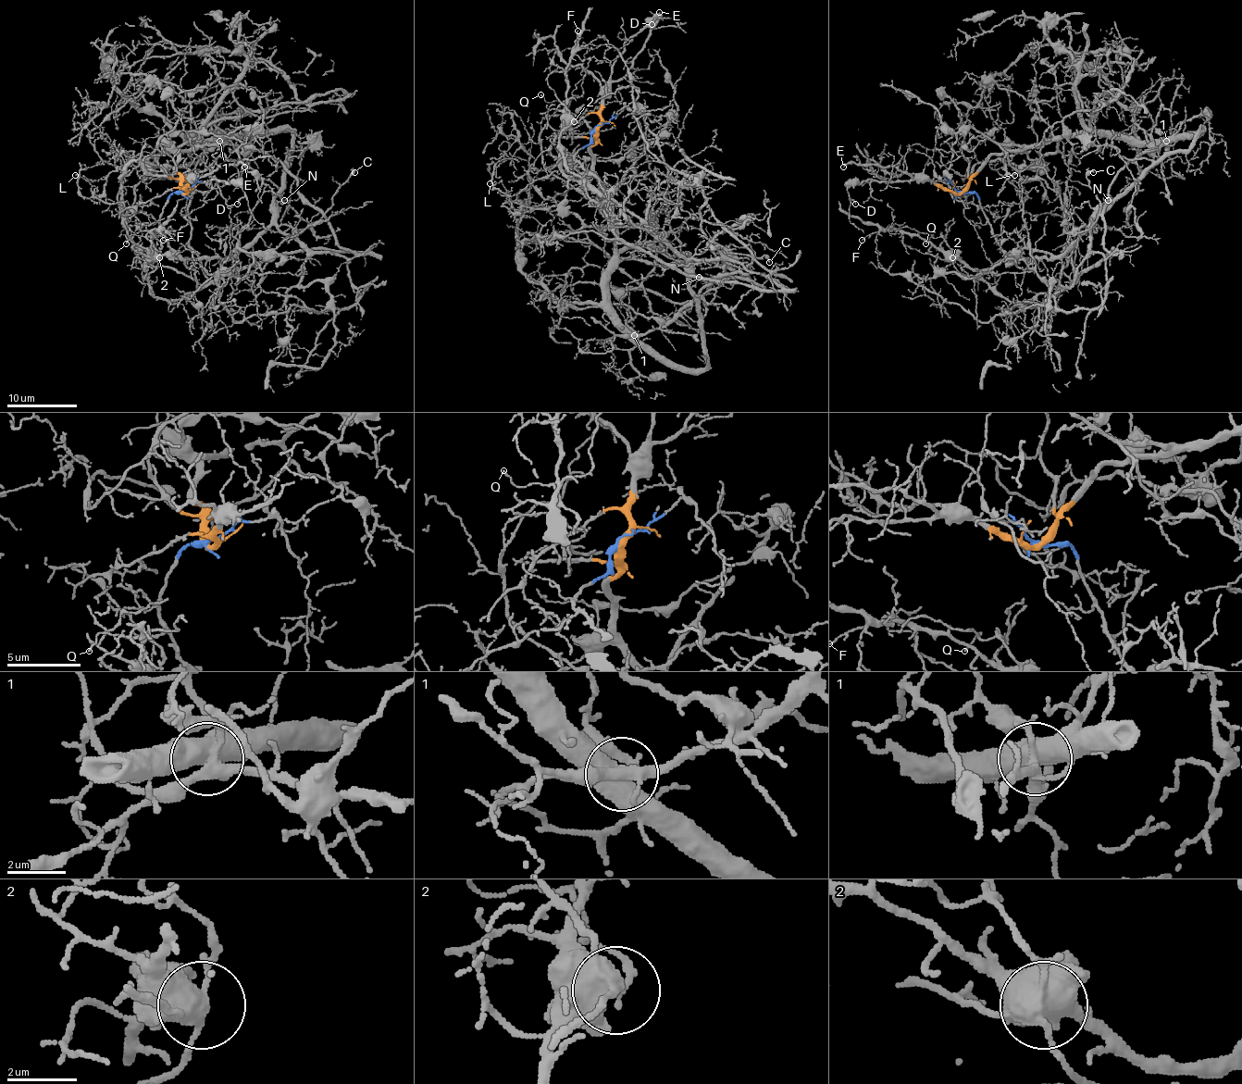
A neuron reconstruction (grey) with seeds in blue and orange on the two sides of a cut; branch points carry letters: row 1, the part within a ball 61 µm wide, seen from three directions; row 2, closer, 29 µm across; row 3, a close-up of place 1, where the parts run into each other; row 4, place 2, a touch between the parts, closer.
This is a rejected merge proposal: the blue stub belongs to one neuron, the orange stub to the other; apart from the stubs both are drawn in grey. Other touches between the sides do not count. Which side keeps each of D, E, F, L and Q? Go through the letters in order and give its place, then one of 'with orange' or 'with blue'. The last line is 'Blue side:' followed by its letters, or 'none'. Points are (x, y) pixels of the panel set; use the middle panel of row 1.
D: at (652, 24); with orange
E: at (659, 12); with orange
F: at (577, 31); with orange
L: at (490, 183); with blue
Q: at (540, 94); with blue
Blue side: L, Q

